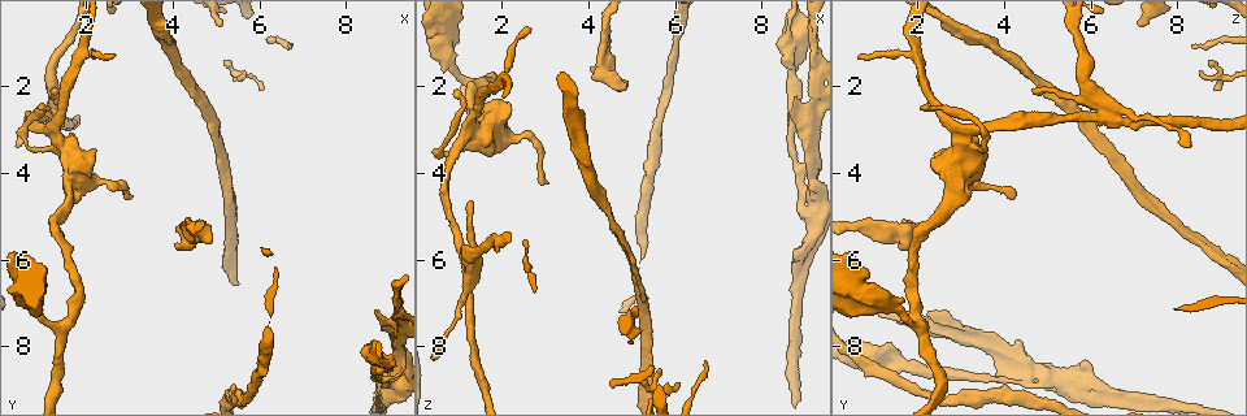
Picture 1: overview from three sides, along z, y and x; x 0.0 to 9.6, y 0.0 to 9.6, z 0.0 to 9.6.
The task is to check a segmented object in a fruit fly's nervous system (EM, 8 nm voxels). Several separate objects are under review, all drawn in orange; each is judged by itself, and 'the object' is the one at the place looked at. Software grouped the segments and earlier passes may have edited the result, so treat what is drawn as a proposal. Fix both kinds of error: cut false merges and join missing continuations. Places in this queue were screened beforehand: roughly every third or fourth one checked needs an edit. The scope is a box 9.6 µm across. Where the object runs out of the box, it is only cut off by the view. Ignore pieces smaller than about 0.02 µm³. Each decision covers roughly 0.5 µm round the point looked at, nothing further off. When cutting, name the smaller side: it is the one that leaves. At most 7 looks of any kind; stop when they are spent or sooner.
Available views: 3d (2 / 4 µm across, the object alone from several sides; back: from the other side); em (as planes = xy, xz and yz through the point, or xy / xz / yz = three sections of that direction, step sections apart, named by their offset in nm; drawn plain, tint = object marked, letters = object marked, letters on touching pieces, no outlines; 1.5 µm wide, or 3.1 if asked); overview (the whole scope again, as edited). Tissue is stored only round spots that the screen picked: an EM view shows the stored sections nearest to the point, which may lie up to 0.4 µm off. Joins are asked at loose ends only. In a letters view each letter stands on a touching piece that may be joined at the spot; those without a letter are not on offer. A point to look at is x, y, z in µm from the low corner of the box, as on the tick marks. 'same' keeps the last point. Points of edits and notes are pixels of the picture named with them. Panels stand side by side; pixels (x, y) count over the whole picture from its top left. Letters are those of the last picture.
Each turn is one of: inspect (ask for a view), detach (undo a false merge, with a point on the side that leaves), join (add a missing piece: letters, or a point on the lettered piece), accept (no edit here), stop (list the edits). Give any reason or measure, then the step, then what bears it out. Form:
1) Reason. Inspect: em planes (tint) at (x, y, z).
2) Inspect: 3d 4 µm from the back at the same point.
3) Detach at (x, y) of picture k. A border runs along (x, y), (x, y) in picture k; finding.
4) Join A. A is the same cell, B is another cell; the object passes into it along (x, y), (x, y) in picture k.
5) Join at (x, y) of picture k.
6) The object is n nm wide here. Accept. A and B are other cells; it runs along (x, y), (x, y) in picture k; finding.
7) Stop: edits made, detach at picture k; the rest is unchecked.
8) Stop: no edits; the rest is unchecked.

Three-way junction. Inspect: 3d 4 µm at (1.50, 4.55, 2.80).

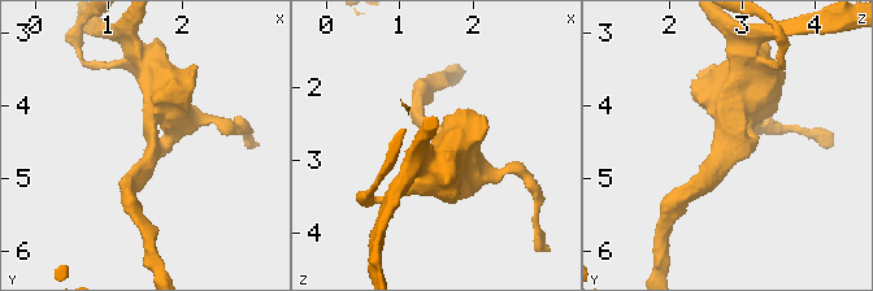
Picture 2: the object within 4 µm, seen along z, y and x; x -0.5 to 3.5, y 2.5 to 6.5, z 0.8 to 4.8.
Need the tissue. Inspect: em yz step 8 (letters) at (1.55, 4.55, 2.85).

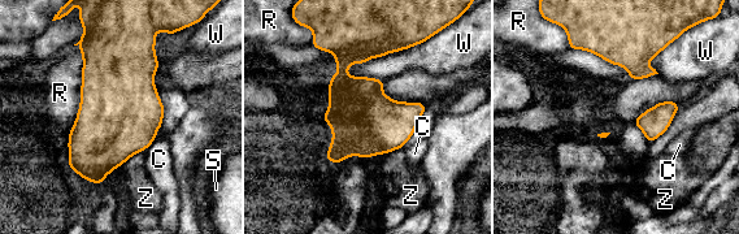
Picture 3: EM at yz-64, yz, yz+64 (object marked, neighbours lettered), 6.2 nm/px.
The object is 420 nm wide here. Accept. C, R, S, W and Z are other cells; a border runs along (78, 43), (81, 104), (69, 133) in picture 3; continuous, no second neuron.

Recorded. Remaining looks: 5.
Inspect: em planes (tint) at (8.95, 8.65, 4.95).

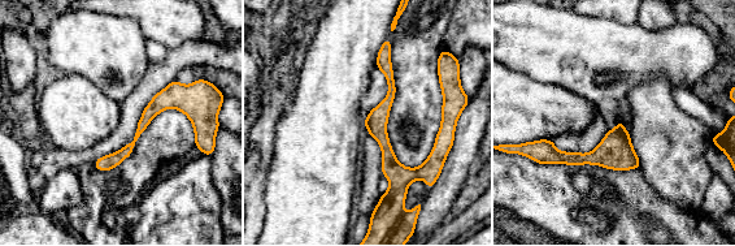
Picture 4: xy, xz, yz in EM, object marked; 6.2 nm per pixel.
What lies round it. Inspect: em planes (letters) at the same point.

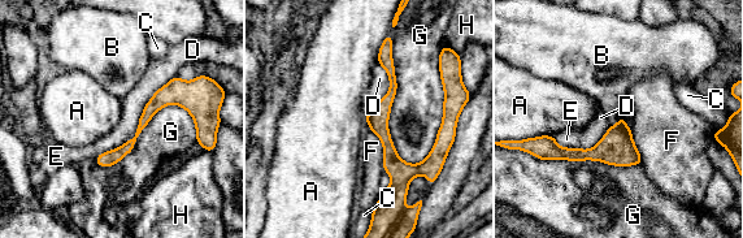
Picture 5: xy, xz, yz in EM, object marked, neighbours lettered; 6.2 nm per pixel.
Accept. A, B, C, D, E, F, G and H are other cells; it runs along (186, 86), (148, 112), (121, 152), (99, 160) in picture 5; no lettered piece goes on from it.

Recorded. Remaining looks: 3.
An open end. Inspect: 3d 4 µm from the back at (4.85, 5.55, 1.85).

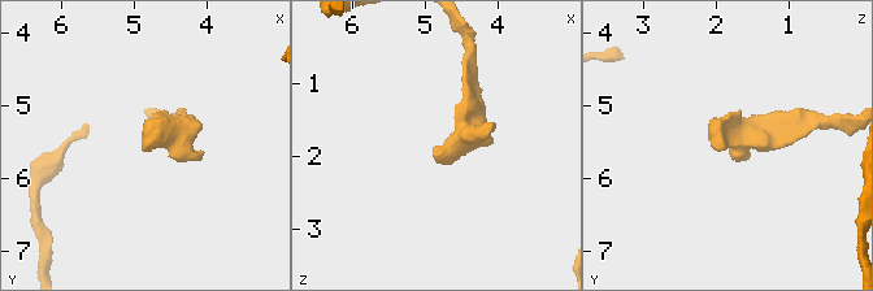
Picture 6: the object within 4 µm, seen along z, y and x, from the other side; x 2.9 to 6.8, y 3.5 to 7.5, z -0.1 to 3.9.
Shape alone is not enough. Inspect: em planes (letters) at (4.80, 5.55, 1.85).

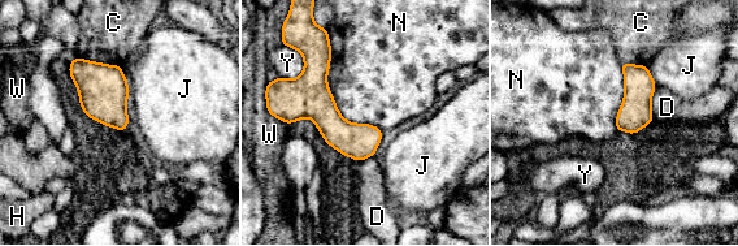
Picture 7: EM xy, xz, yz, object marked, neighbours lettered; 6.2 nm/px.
Accept. C, D, H, J, N, W and Y are other cells; a border runs along (328, 39), (338, 111), (382, 130) in picture 7; no lettered piece goes on from it.

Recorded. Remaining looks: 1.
Stop: no edits; the rest is unchecked.

